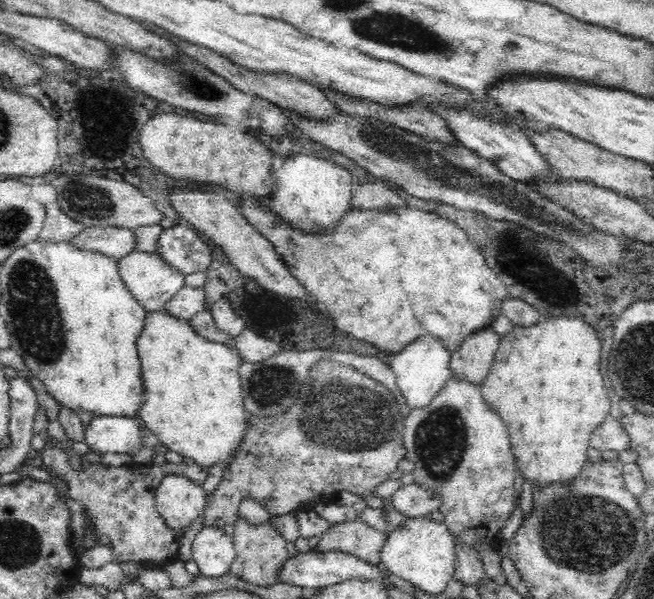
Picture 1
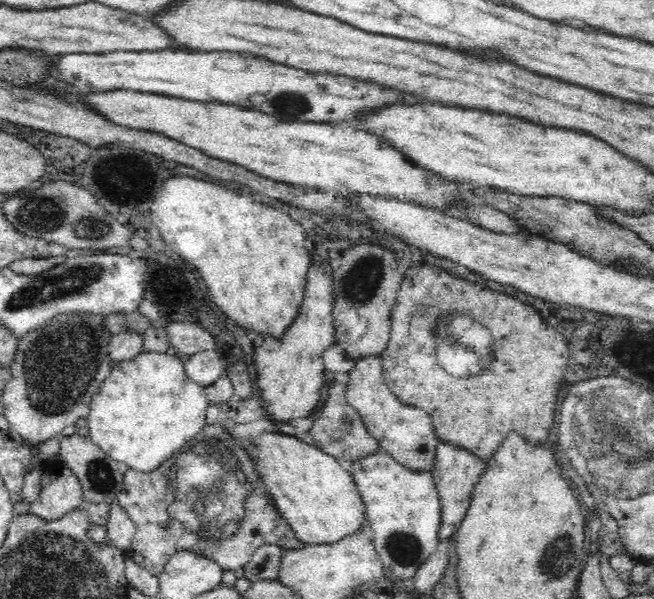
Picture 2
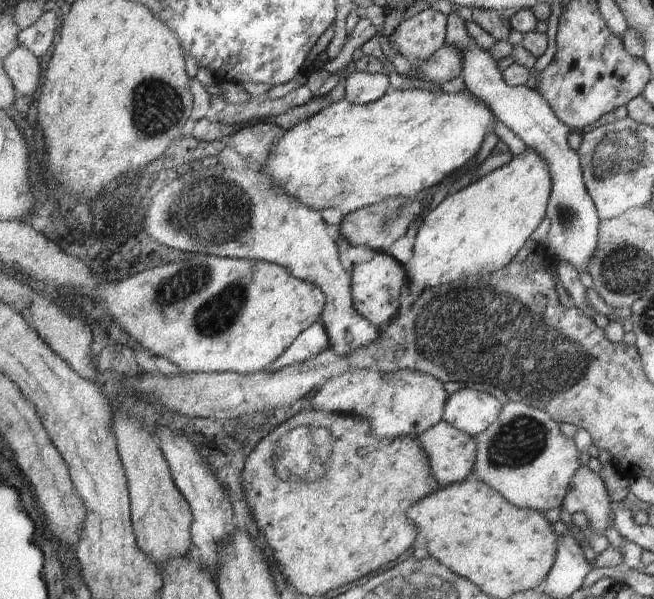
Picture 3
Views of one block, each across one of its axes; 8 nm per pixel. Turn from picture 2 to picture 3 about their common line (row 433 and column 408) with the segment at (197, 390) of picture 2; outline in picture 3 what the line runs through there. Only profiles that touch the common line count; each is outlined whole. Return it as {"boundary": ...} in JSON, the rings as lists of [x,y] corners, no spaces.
{"boundary":[[[392,89],[381,100],[366,105],[351,104],[345,98],[327,106],[319,114],[315,114],[315,116],[299,122],[295,128],[287,130],[285,136],[271,148],[271,154],[269,154],[267,164],[263,164],[259,168],[265,174],[269,174],[271,178],[275,178],[275,182],[278,182],[279,186],[287,191],[287,194],[290,194],[293,198],[298,198],[299,202],[303,203],[303,206],[310,206],[313,210],[319,210],[319,212],[325,208],[335,208],[340,210],[343,215],[347,215],[367,206],[379,204],[386,201],[387,198],[415,198],[417,194],[423,193],[423,190],[429,190],[431,186],[441,184],[446,176],[462,169],[467,162],[471,161],[471,158],[475,158],[479,154],[481,144],[485,142],[485,136],[489,136],[491,132],[495,132],[497,119],[494,110],[491,110],[491,107],[487,106],[486,102],[479,100],[471,91],[461,92],[461,94],[451,94],[445,91],[430,93],[427,90],[420,89]]]}

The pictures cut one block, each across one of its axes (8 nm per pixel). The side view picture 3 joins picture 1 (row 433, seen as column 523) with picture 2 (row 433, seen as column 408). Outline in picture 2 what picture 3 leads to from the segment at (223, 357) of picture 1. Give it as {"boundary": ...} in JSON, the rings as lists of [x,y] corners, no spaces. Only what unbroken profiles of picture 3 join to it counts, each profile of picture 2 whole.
{"boundary":[[[264,432],[256,450],[248,452],[268,485],[276,510],[306,545],[338,544],[368,524],[366,501],[342,460],[282,432]]]}

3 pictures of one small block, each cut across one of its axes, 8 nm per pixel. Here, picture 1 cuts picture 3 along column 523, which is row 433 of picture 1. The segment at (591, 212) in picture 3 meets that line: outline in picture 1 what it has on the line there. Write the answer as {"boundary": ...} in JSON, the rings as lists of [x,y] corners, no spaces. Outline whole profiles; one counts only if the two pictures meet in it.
{"boundary":[[[95,416],[85,430],[84,442],[101,453],[133,453],[141,450],[143,426],[132,417]]]}

